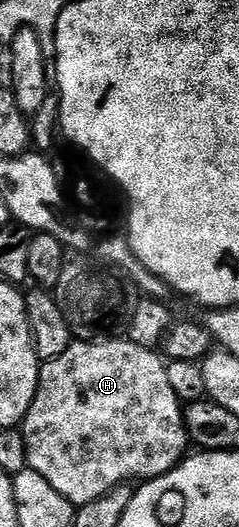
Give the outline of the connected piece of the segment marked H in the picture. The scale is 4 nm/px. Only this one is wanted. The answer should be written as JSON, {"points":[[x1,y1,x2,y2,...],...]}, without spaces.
{"points":[[112,337,102,341,73,341,61,357,46,360,39,369,39,384,33,405,29,405,29,413,23,418,21,430,25,437,25,453,27,454,27,466,30,470,41,473,61,497,65,497,69,502,74,503,76,508,85,506,89,501,97,501,97,497,105,497,115,487,121,487,130,484,131,479,146,481,156,479,158,475,168,475,173,468,179,466,188,454,189,436,187,426,183,423,182,401,199,401,207,394,205,389,205,373,199,363,190,363,189,361,170,361,167,366,167,379,163,376,163,367,155,363,156,352,149,347,138,347,129,341,124,341,119,337]]}

